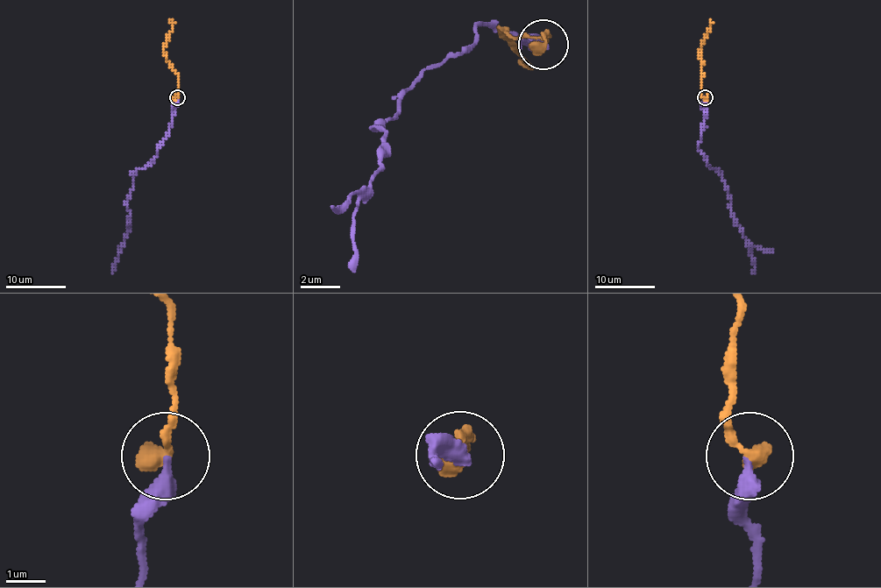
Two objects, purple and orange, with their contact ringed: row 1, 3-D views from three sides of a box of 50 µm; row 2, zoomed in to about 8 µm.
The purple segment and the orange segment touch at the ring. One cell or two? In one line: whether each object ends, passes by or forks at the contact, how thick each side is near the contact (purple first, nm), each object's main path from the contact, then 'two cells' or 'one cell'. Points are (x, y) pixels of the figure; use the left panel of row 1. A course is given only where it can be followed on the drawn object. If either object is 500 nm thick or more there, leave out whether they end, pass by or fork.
400 nm thick on the purple side, 500 nm on the other; purple runs (177, 98), (170, 133), (155, 159), (140, 168), (134, 177), (125, 205), (130, 213), (125, 241), (113, 272); orange runs (177, 98), (177, 74), (166, 59), (164, 52), (166, 37), (173, 27), (170, 20); one cell

